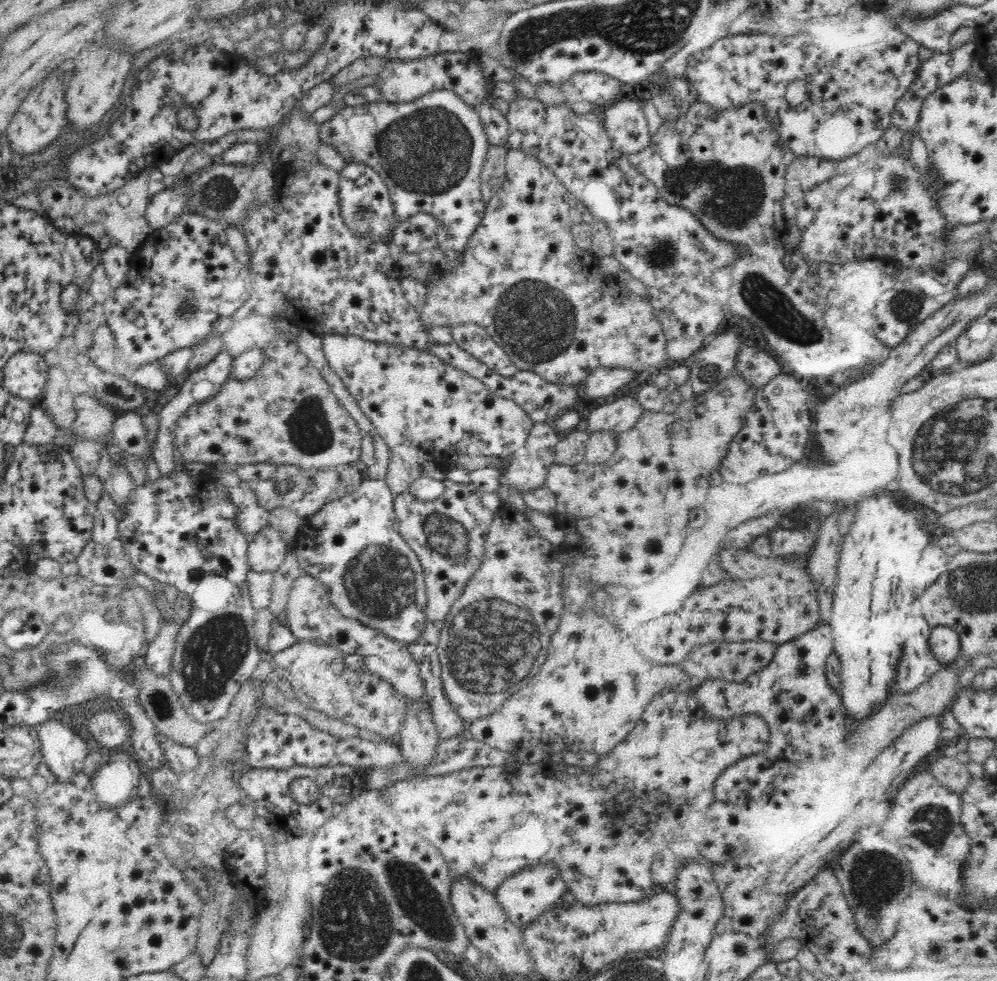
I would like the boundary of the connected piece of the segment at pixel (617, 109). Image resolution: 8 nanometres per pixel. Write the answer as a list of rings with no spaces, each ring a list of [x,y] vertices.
[[[629,93],[609,107],[600,110],[604,128],[612,144],[620,152],[640,152],[650,142],[644,110],[633,93]]]

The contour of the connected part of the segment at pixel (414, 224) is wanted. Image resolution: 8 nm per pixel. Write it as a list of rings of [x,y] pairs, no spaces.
[[[418,213],[410,219],[396,224],[392,238],[406,252],[422,252],[436,246],[436,218],[426,213]]]

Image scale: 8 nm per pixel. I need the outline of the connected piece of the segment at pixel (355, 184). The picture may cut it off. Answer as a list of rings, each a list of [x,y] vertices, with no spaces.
[[[355,161],[346,164],[340,173],[339,199],[342,218],[352,232],[385,241],[386,234],[394,226],[394,209],[390,203],[388,187],[376,170],[368,164]]]

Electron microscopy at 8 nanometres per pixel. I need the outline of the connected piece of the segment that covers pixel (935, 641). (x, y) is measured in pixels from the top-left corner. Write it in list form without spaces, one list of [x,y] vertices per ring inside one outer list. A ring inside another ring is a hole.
[[[949,626],[931,627],[929,646],[941,666],[952,664],[962,654],[959,634]]]

